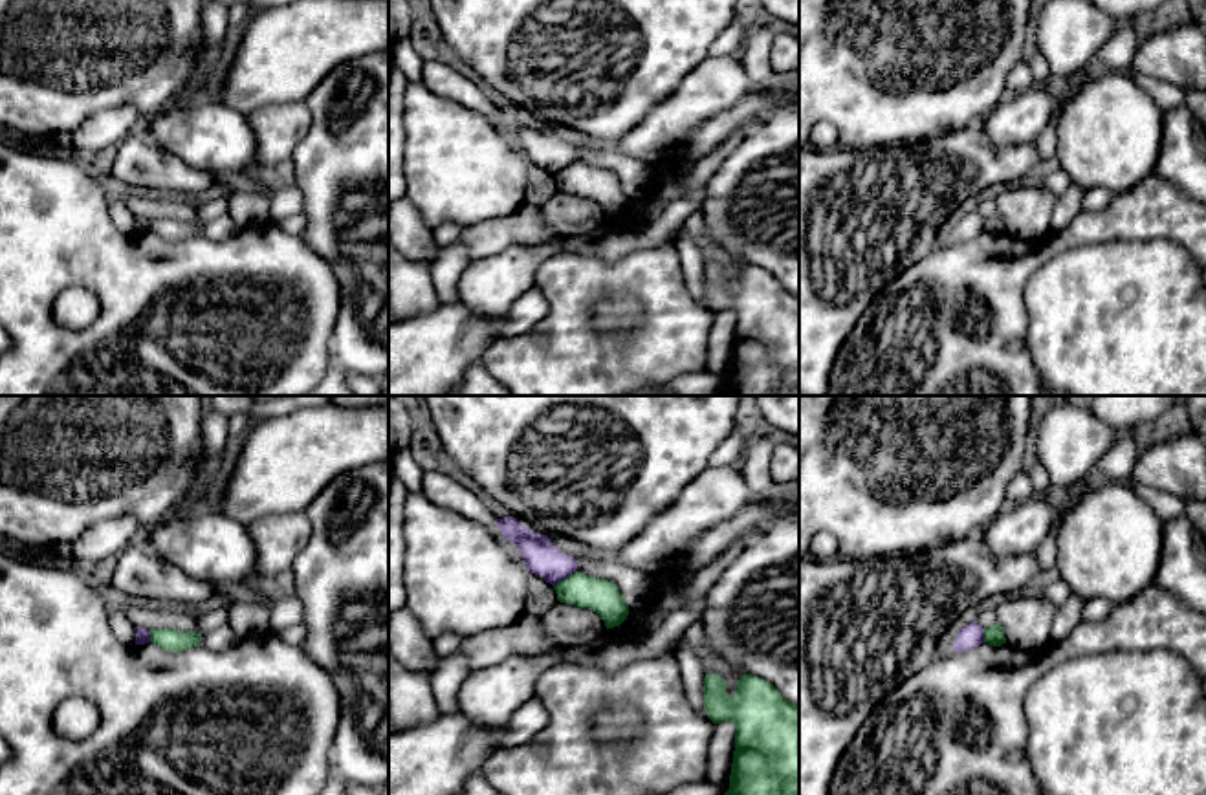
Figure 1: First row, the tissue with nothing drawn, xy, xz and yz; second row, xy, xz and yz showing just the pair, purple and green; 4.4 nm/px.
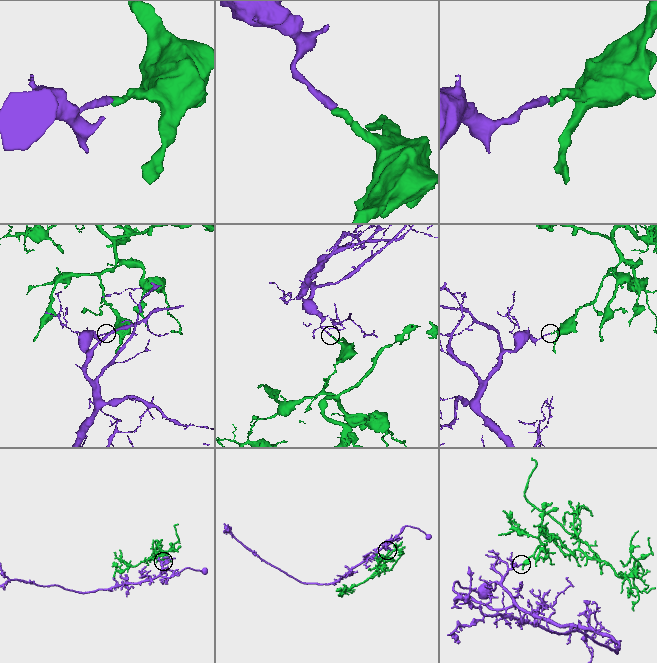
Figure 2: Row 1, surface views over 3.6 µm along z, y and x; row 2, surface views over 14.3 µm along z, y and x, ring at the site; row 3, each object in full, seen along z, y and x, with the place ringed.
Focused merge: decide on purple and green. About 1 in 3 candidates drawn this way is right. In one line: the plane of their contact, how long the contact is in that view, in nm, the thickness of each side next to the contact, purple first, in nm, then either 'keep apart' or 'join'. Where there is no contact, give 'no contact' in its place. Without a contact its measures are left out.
xz | 130 nm | 150/150 nm | keep apart

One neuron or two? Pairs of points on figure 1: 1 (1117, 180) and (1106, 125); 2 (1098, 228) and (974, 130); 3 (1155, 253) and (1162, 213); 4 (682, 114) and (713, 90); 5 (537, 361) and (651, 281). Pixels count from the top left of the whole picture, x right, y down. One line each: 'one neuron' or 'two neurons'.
1: one neuron
2: two neurons
3: two neurons
4: one neuron
5: one neuron

